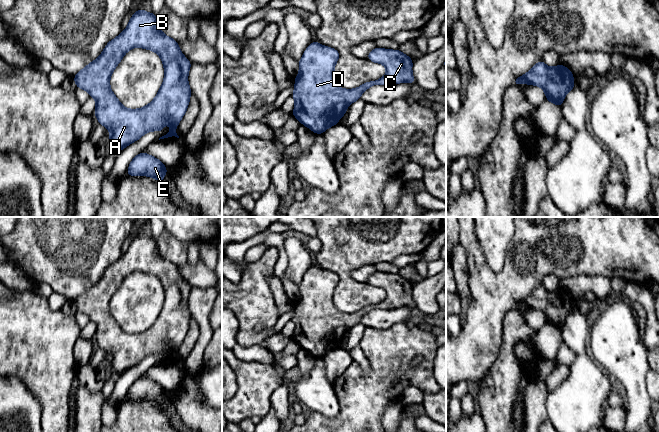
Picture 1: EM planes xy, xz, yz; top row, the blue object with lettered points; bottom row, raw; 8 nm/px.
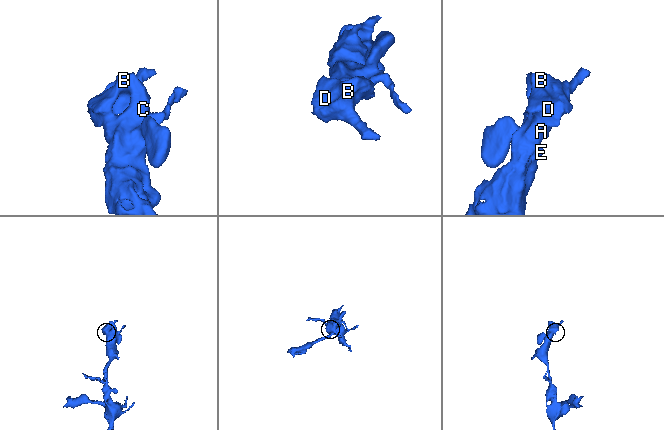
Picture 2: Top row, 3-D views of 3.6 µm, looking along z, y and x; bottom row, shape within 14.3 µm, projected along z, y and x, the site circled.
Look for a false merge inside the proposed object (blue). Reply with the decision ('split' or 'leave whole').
leave whole

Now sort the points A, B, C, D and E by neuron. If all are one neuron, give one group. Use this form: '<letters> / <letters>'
A B C D E

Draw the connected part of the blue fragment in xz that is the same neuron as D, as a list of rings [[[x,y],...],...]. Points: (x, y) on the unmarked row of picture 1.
[[[317,265],[311,267],[299,287],[299,298],[294,302],[291,321],[295,324],[292,339],[315,358],[338,348],[350,328],[360,323],[362,317],[374,309],[395,309],[403,306],[415,308],[412,283],[400,274],[376,271],[367,282],[385,290],[386,298],[355,313],[343,313],[334,305],[334,292],[339,276]]]

